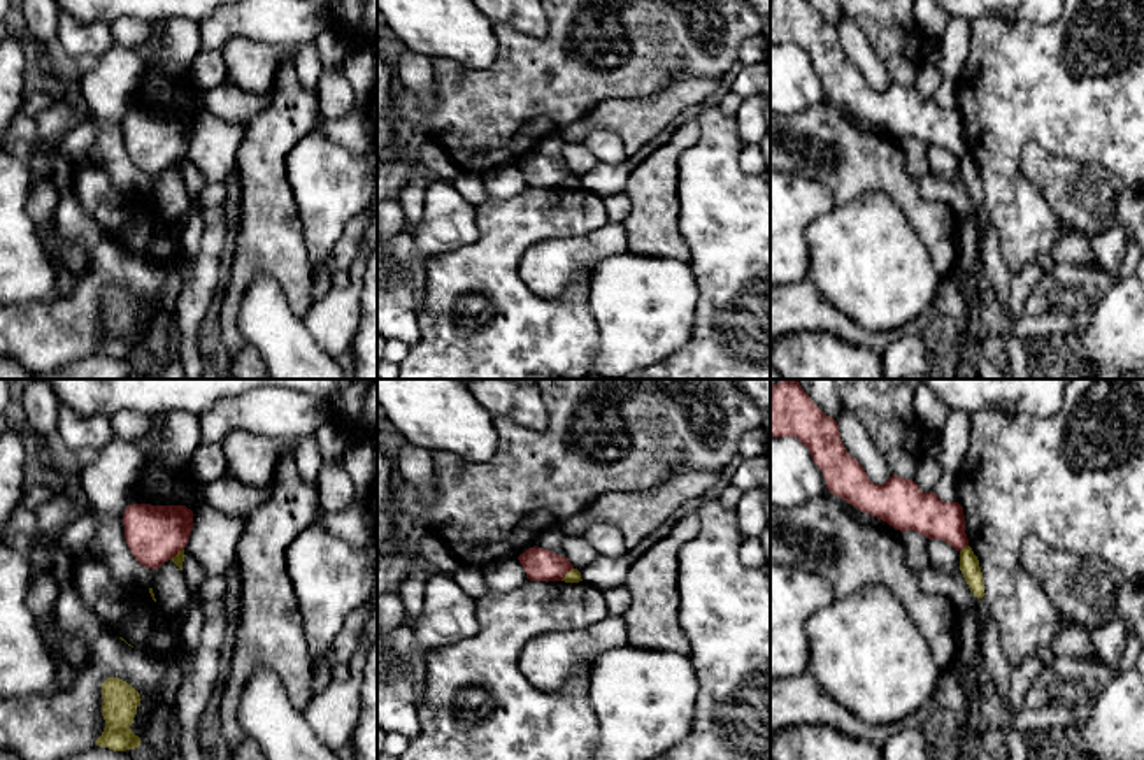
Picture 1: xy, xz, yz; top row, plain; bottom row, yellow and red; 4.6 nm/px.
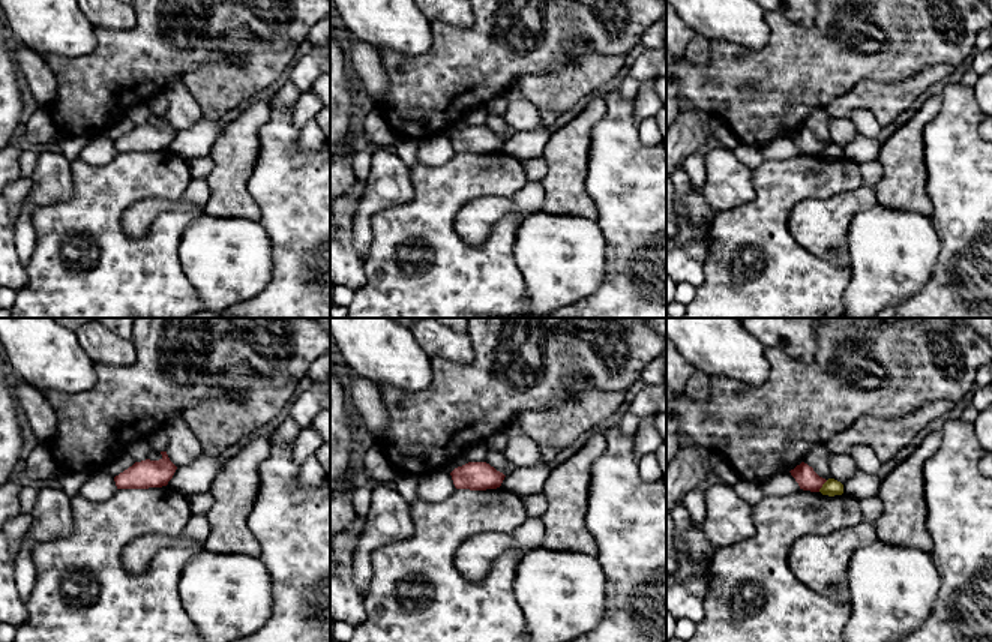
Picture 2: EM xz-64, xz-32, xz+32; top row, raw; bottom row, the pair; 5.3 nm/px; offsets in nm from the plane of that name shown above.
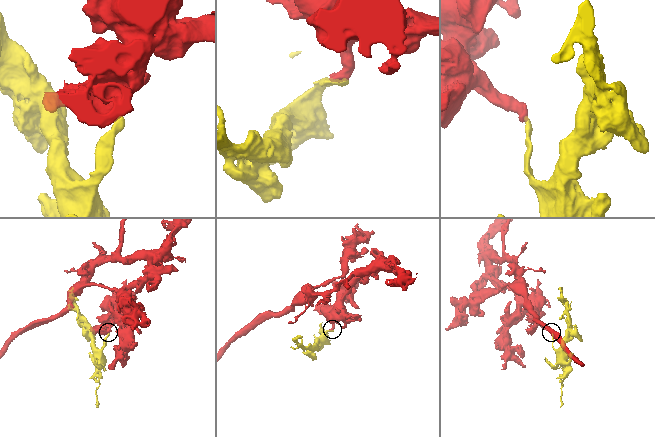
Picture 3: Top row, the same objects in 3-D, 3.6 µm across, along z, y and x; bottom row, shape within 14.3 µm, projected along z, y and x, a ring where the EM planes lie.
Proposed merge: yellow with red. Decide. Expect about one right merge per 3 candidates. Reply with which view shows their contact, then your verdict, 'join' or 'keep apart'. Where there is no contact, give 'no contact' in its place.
xz | keep apart

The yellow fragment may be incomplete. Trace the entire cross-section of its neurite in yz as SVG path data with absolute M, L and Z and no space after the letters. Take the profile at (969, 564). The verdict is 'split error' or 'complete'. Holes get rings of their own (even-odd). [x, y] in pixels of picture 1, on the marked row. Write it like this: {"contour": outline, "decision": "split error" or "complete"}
{"contour": "M965 546L960 551L960 570L974 593L974 597L983 599L984 597L984 581L983 581L983 572L979 567L979 560L974 555L970 546Z", "decision": "complete"}

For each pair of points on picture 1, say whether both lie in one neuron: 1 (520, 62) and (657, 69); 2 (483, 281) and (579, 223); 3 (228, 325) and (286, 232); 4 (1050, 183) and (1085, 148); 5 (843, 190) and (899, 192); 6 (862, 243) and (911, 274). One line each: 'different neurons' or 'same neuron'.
1: same neuron
2: same neuron
3: same neuron
4: different neurons
5: same neuron
6: same neuron

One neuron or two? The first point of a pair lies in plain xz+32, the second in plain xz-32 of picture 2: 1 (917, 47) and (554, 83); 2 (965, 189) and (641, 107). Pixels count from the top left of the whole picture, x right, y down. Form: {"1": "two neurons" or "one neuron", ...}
{"1": "two neurons", "2": "two neurons"}

